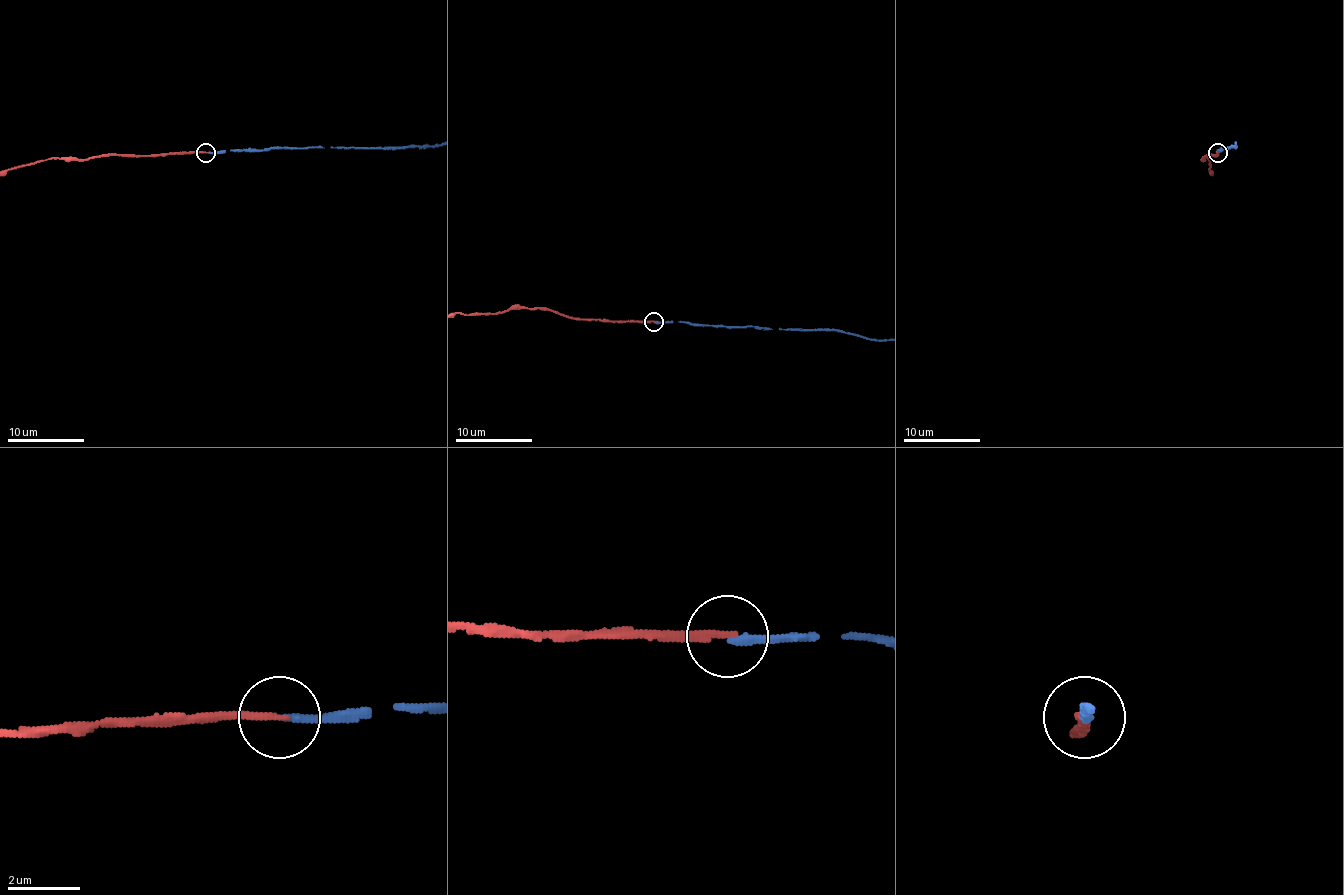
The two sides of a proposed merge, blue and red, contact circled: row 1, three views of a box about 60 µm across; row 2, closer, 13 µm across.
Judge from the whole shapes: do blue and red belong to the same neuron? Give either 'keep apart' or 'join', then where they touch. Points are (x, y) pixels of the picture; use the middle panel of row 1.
join; place (654, 322)

